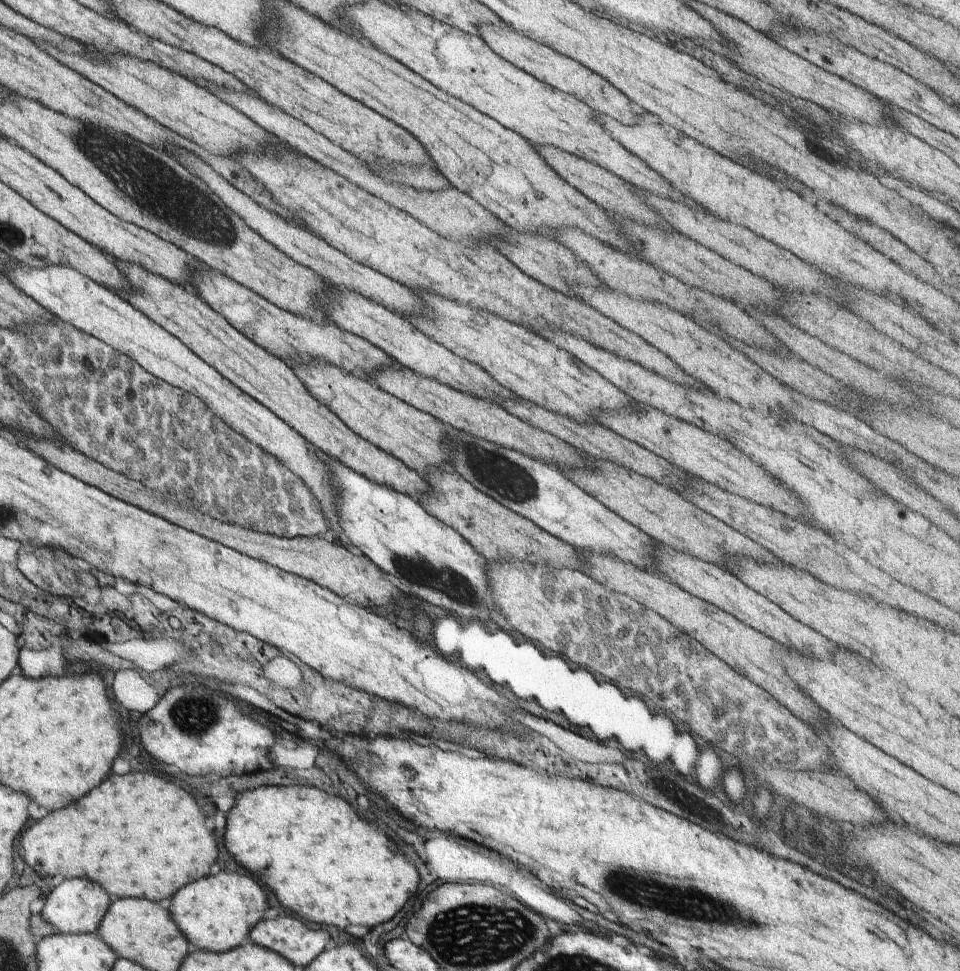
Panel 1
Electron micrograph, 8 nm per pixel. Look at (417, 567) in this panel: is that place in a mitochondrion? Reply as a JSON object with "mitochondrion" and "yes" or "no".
{"mitochondrion":"yes"}

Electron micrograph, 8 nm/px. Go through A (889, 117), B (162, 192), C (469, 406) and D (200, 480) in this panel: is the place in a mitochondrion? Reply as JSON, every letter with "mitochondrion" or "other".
{"A":"other","B":"mitochondrion","C":"other","D":"mitochondrion"}

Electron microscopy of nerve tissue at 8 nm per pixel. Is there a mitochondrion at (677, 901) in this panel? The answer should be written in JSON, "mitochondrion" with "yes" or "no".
{"mitochondrion":"yes"}

